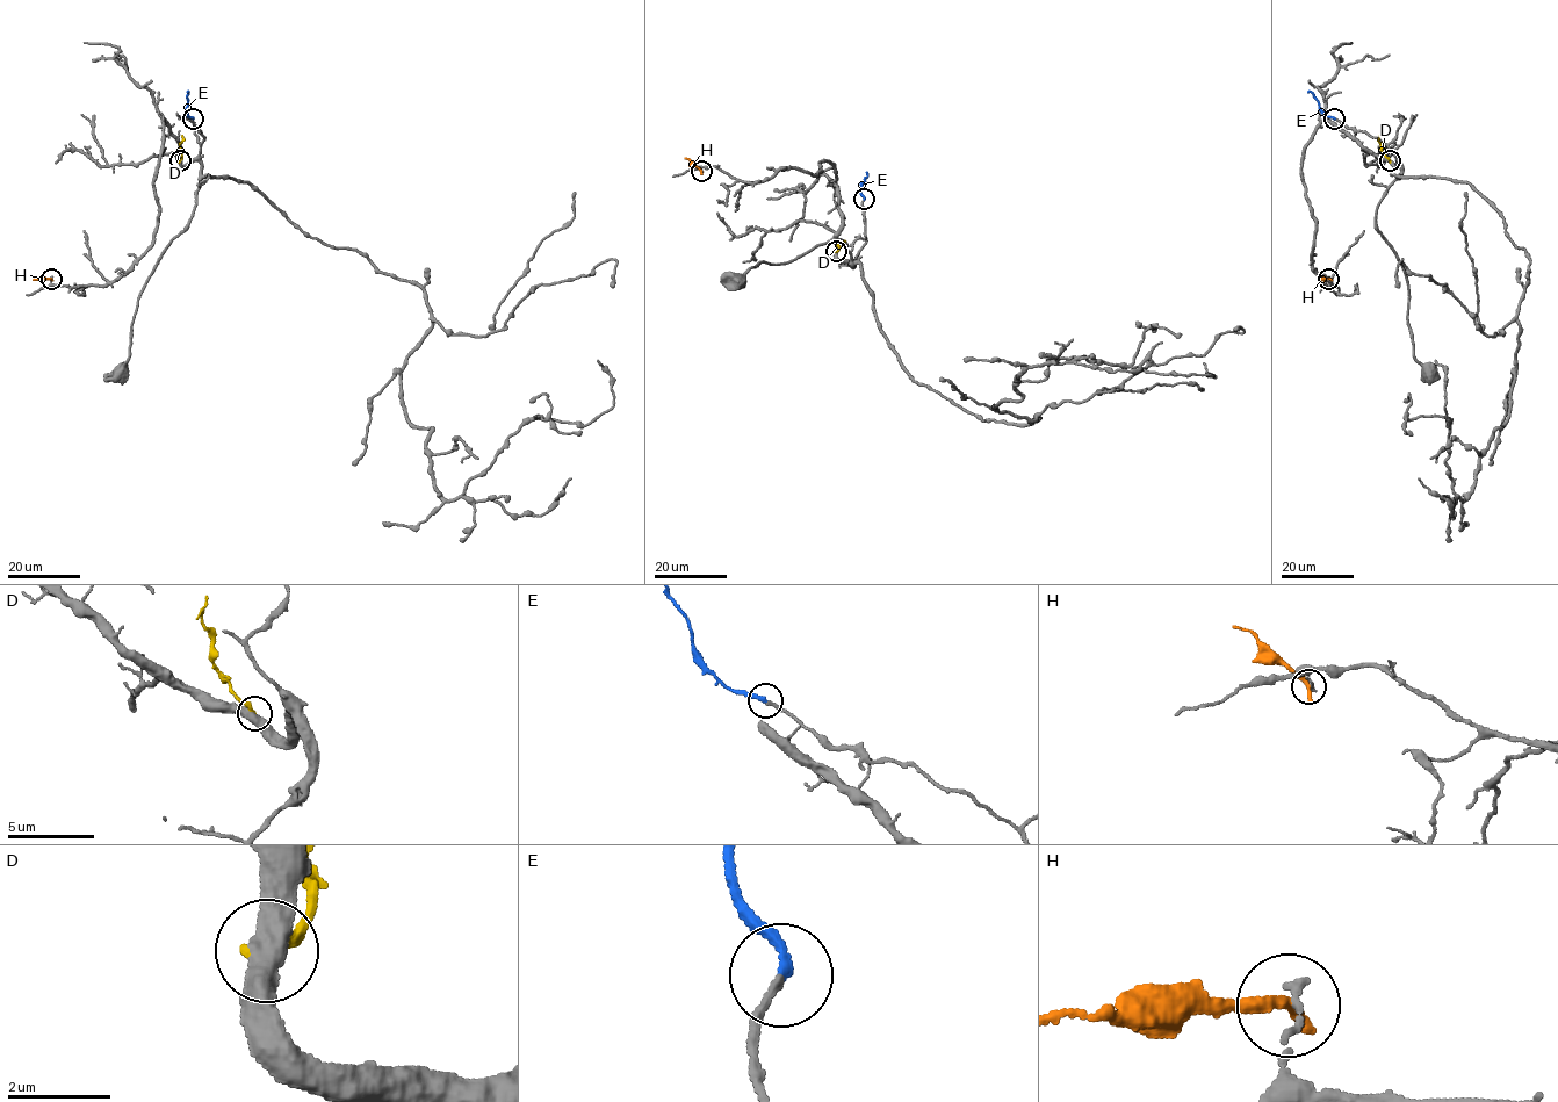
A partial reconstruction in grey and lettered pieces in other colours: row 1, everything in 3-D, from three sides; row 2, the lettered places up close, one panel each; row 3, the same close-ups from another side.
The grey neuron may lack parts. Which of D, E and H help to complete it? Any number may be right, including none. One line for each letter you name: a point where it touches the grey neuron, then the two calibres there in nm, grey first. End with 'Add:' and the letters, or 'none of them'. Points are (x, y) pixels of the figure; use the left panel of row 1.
E: meets grey at (193, 119); 160 nm thick on the grey side, 200 nm on the other
Add: E

